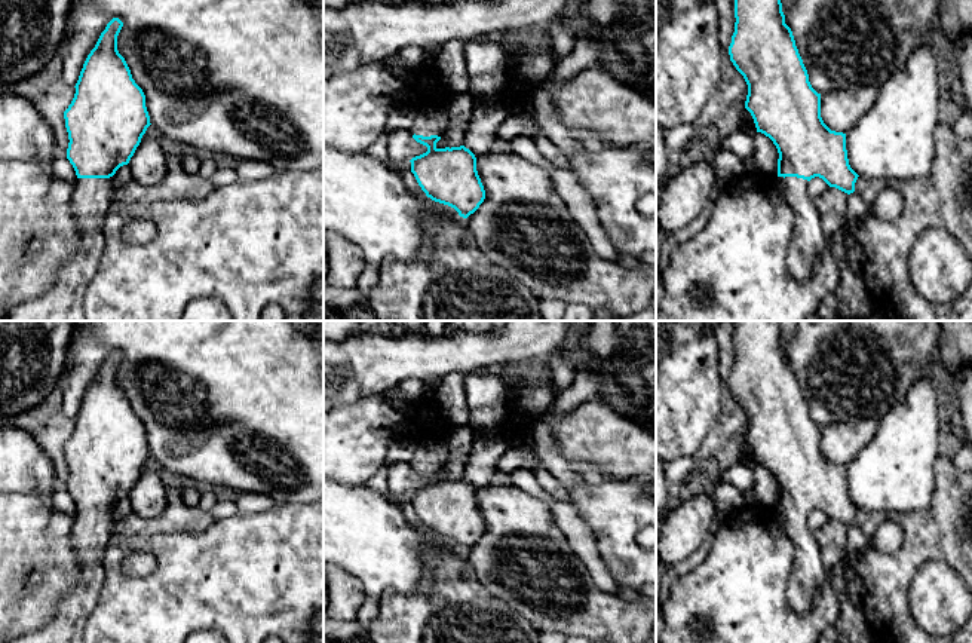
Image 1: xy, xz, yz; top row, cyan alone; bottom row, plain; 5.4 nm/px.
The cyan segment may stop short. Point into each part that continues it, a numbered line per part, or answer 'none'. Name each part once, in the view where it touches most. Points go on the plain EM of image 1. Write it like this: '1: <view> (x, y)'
1: xy (92, 529)

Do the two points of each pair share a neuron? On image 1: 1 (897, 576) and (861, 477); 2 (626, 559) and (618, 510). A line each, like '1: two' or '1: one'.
1: two
2: one

